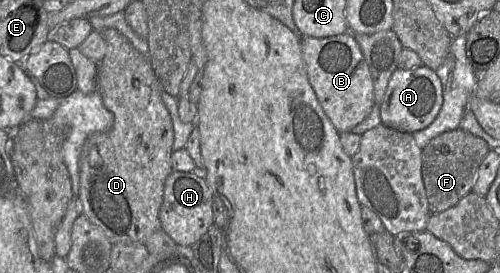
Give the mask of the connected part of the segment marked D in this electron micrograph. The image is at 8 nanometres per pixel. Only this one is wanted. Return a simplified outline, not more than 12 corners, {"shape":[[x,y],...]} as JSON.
{"shape":[[116,29],[97,91],[113,113],[80,156],[82,214],[145,243],[172,172],[149,56]]}

